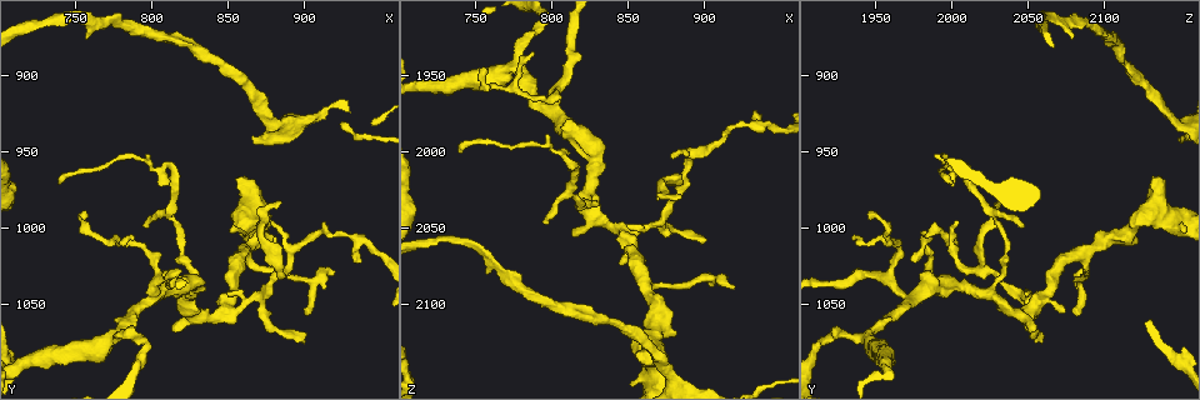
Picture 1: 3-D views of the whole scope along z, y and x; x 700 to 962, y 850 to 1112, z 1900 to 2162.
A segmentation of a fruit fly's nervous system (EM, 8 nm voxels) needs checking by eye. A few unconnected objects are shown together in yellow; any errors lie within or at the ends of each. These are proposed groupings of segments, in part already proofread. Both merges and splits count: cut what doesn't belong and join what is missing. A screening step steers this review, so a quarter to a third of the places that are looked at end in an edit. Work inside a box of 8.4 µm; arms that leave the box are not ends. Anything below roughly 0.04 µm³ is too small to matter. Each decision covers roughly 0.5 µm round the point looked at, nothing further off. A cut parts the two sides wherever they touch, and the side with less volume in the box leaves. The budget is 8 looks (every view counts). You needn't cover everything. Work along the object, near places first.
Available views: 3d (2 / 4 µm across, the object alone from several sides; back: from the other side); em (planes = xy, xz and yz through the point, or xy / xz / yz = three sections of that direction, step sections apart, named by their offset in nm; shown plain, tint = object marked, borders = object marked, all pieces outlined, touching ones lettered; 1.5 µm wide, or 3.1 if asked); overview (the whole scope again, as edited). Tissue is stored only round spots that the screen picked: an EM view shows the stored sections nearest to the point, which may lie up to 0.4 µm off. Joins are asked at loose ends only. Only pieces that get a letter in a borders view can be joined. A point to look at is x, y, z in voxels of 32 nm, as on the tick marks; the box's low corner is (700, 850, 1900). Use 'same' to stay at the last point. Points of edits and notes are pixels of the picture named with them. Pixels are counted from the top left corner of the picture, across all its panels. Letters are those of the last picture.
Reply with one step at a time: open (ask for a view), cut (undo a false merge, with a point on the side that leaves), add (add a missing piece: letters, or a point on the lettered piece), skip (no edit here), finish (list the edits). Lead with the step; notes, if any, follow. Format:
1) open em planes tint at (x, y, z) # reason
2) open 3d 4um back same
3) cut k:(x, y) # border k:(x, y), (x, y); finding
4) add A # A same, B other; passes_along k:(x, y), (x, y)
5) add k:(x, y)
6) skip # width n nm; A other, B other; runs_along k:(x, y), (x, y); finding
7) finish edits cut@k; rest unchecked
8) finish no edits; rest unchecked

open em 3.1um yz step 8 tint at (856, 968, 2134) # thick end

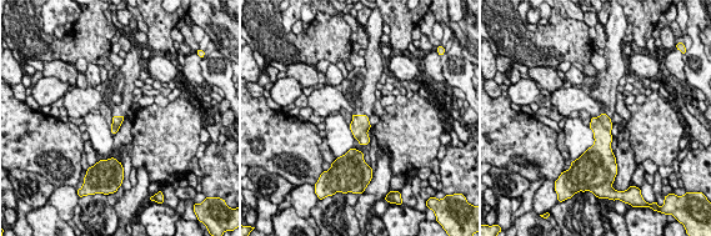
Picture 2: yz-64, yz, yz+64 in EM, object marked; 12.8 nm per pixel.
open em 3.1um xy step 16 borders same

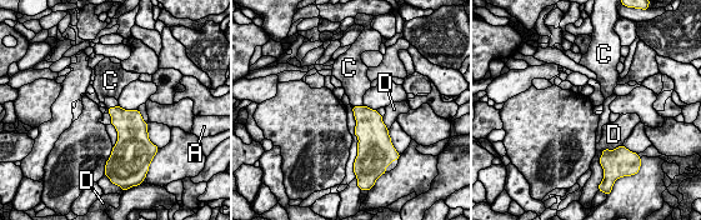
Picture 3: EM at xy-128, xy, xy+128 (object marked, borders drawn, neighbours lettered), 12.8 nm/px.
add C # longest_contact D 190 nm; A other, C same, D other; the neuron continues

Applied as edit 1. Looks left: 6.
open overview

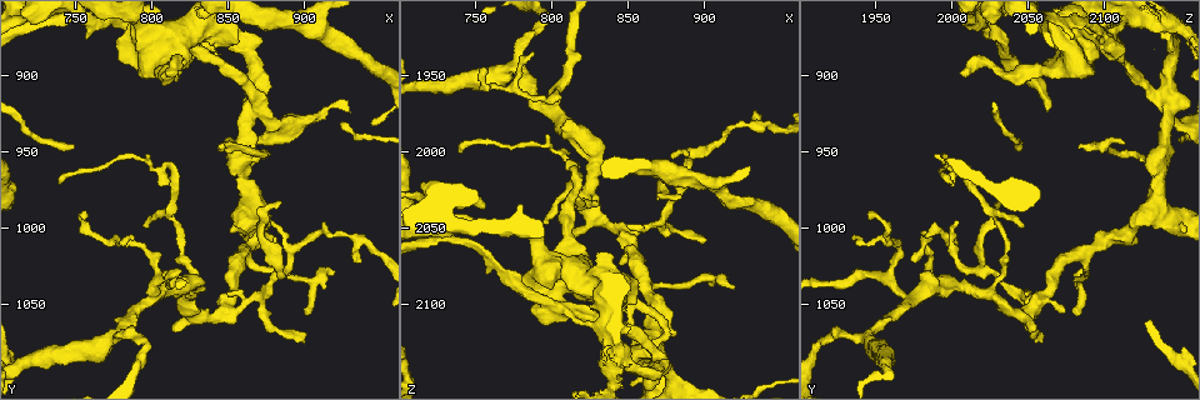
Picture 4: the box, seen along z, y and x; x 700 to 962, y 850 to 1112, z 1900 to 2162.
open em planes borders at (848, 1050, 2054) # arms part here

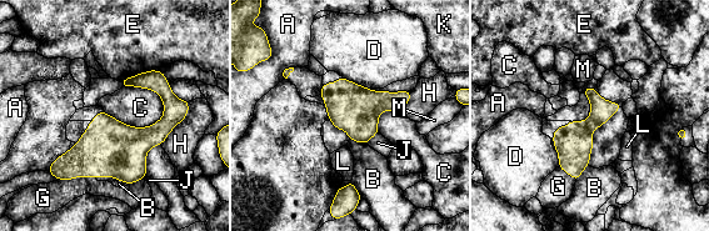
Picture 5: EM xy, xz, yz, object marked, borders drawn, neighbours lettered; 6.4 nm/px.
skip # A other, B other, C other, D other, E other, G other, H other, J other, K other, L other, M other; border 5:(164, 104), (146, 126), (105, 113); continuous, no second neuron

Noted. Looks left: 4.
open 3d 4um back at (878, 998, 2002) # tapers out

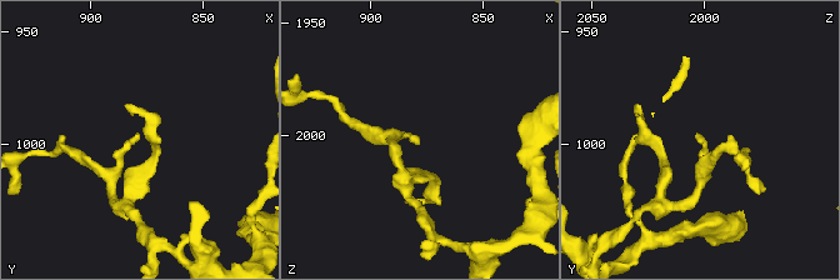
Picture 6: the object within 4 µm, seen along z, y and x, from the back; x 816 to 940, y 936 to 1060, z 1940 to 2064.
open em planes borders at (879, 997, 2002)

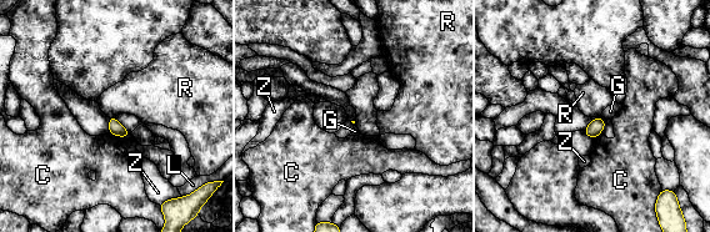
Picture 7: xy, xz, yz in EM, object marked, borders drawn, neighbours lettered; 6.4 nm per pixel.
skip # C other, G other, L other, R other, Z other; border 7:(109, 132), (116, 136), (130, 134); no lettered piece goes on from it

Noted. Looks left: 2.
finish edits add@3; rest unchecked

